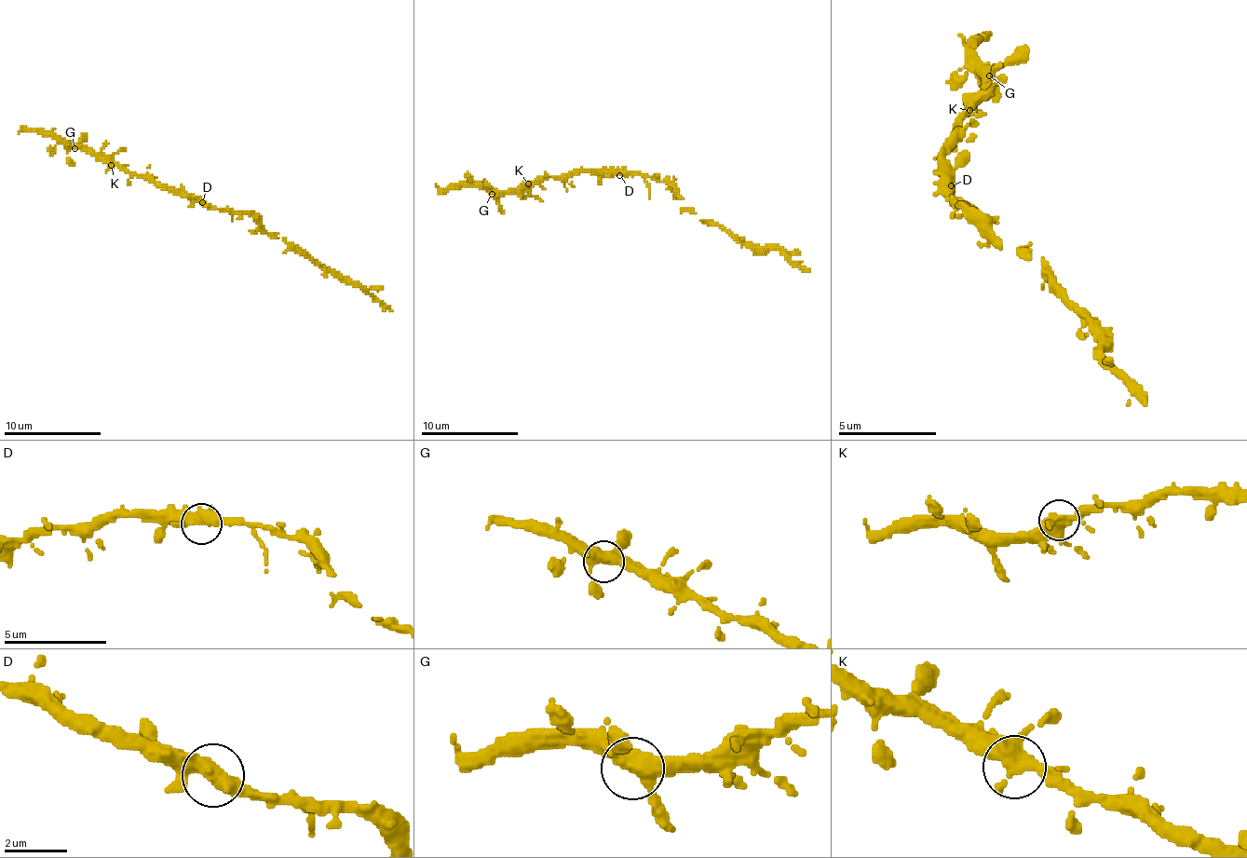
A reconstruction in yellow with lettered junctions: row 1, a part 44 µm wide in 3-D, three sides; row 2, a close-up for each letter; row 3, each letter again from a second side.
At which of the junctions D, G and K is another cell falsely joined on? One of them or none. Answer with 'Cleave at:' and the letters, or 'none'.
Cleave at: none

